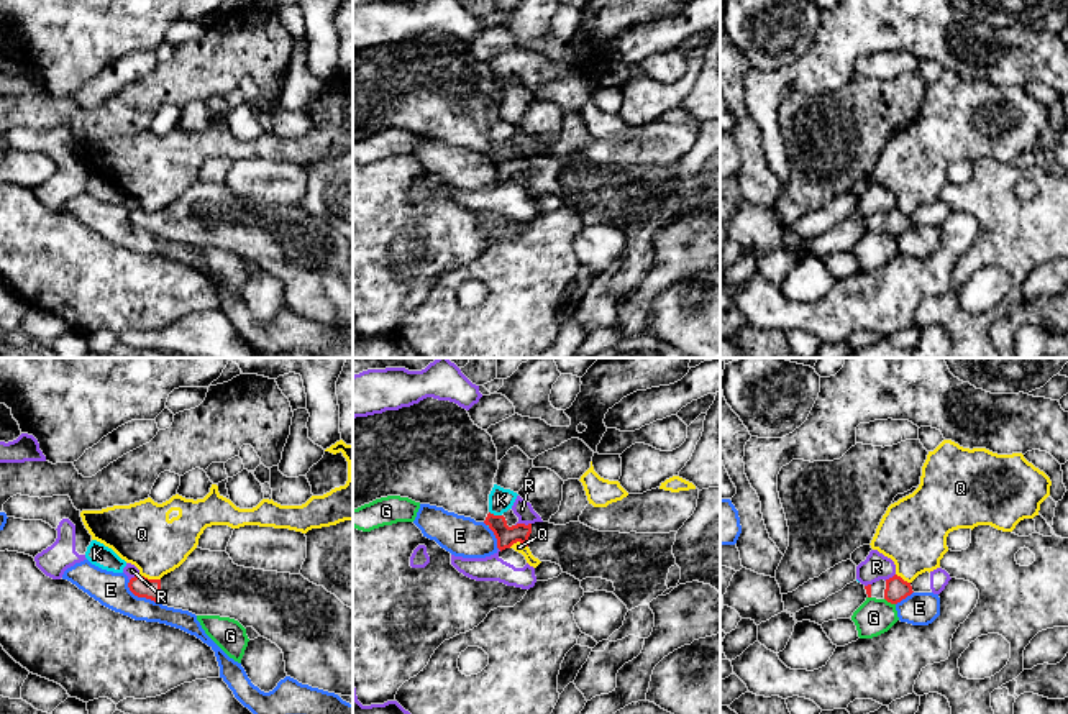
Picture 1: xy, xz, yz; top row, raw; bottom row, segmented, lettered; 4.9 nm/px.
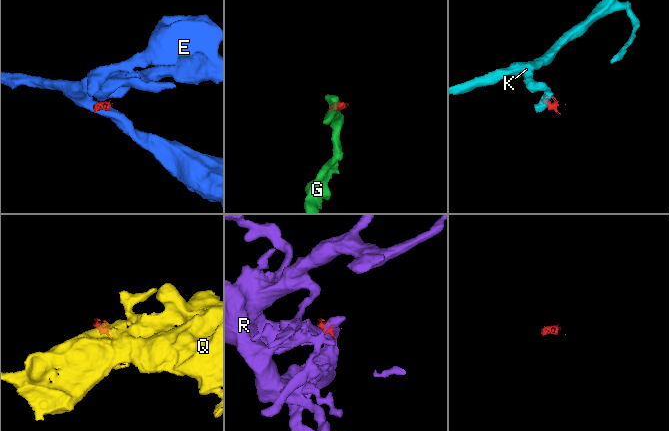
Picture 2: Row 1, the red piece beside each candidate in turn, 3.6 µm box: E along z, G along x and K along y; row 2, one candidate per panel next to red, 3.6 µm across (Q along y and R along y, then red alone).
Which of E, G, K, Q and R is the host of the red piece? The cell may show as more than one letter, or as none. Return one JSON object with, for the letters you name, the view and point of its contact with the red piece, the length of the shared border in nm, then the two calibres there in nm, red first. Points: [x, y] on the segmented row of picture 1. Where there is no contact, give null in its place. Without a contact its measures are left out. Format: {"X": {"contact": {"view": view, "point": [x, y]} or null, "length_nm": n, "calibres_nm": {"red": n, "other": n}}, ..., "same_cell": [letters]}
{"same_cell": []}

